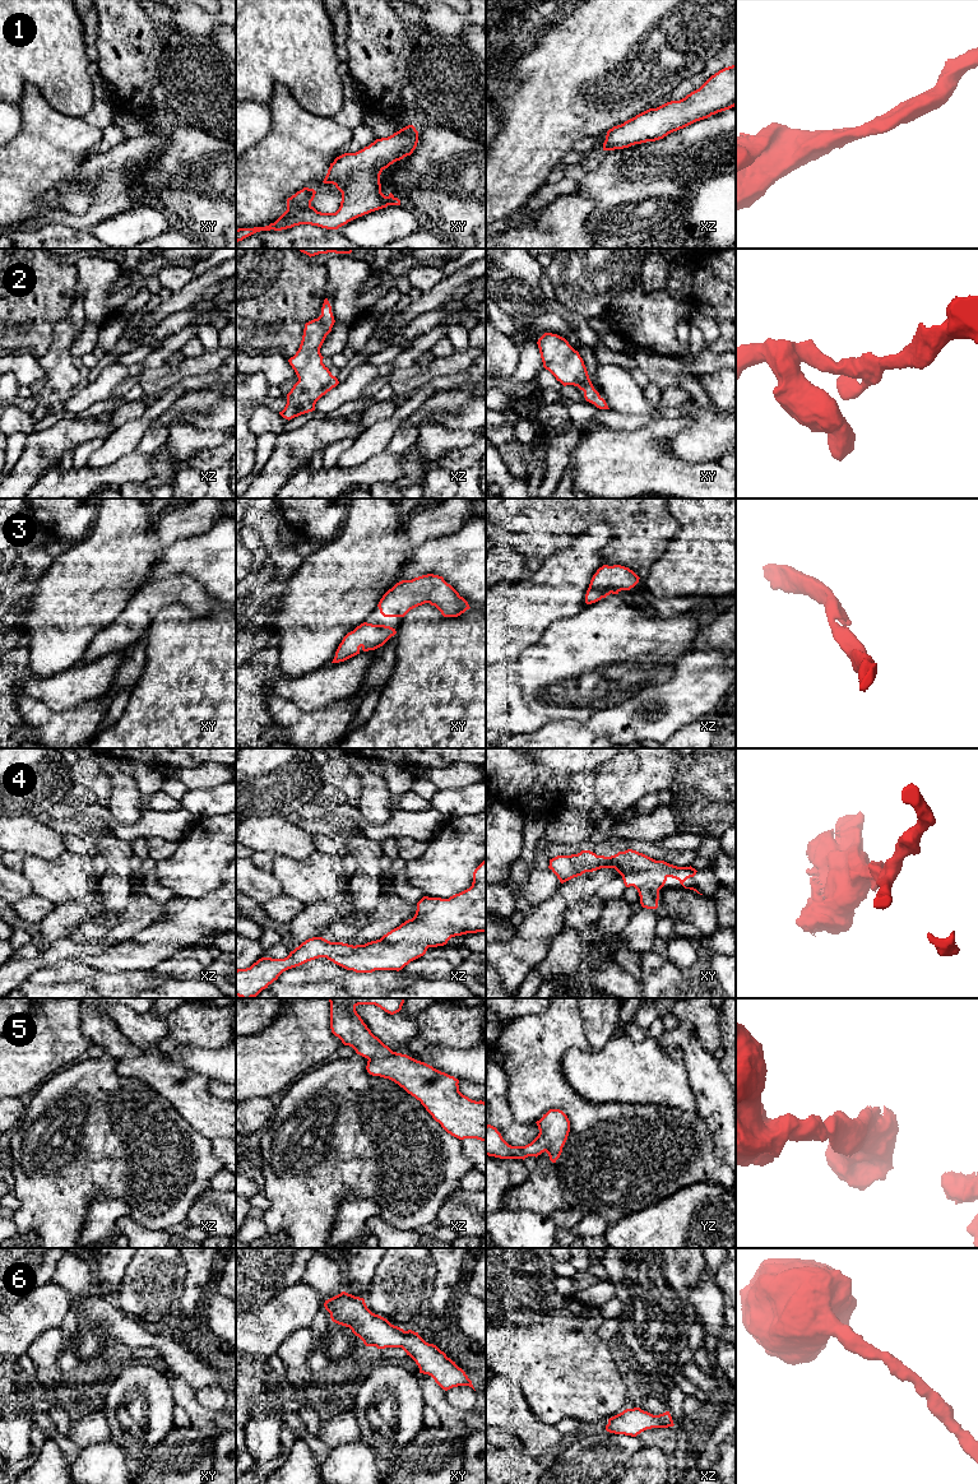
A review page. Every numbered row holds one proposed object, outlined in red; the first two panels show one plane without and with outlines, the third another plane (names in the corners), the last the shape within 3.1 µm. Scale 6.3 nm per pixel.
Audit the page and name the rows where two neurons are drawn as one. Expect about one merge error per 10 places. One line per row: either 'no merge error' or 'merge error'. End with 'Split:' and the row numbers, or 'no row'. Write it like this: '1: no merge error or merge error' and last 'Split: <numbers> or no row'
1: no merge error
2: no merge error
3: no merge error
4: no merge error
5: no merge error
6: no merge error
Split: no row

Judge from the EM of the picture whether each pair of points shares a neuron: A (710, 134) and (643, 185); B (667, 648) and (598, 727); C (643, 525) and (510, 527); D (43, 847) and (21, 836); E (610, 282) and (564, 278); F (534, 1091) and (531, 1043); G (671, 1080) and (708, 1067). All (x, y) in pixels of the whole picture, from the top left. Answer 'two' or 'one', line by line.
A: one
B: two
C: one
D: one
E: one
F: one
G: two

